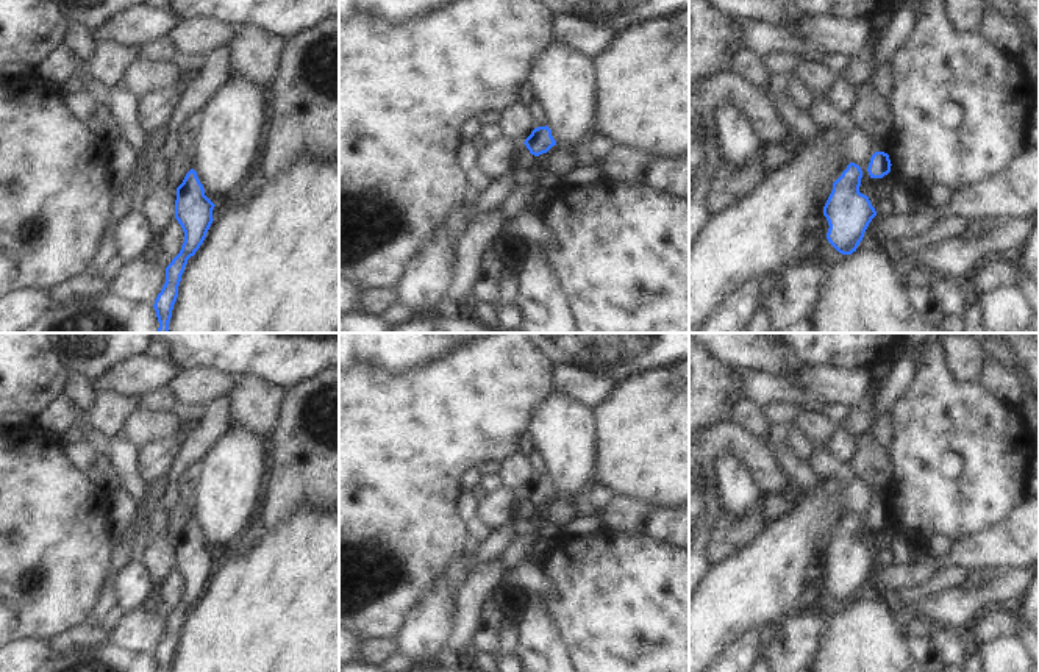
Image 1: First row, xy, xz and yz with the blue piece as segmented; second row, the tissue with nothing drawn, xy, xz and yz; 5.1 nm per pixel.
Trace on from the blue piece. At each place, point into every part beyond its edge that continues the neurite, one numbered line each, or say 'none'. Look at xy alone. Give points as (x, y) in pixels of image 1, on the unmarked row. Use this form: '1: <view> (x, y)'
none.

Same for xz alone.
none.

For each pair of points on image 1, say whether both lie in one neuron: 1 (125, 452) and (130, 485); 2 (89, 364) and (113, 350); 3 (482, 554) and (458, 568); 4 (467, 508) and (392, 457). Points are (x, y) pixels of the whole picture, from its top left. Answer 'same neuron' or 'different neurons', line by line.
1: same neuron
2: same neuron
3: same neuron
4: different neurons

